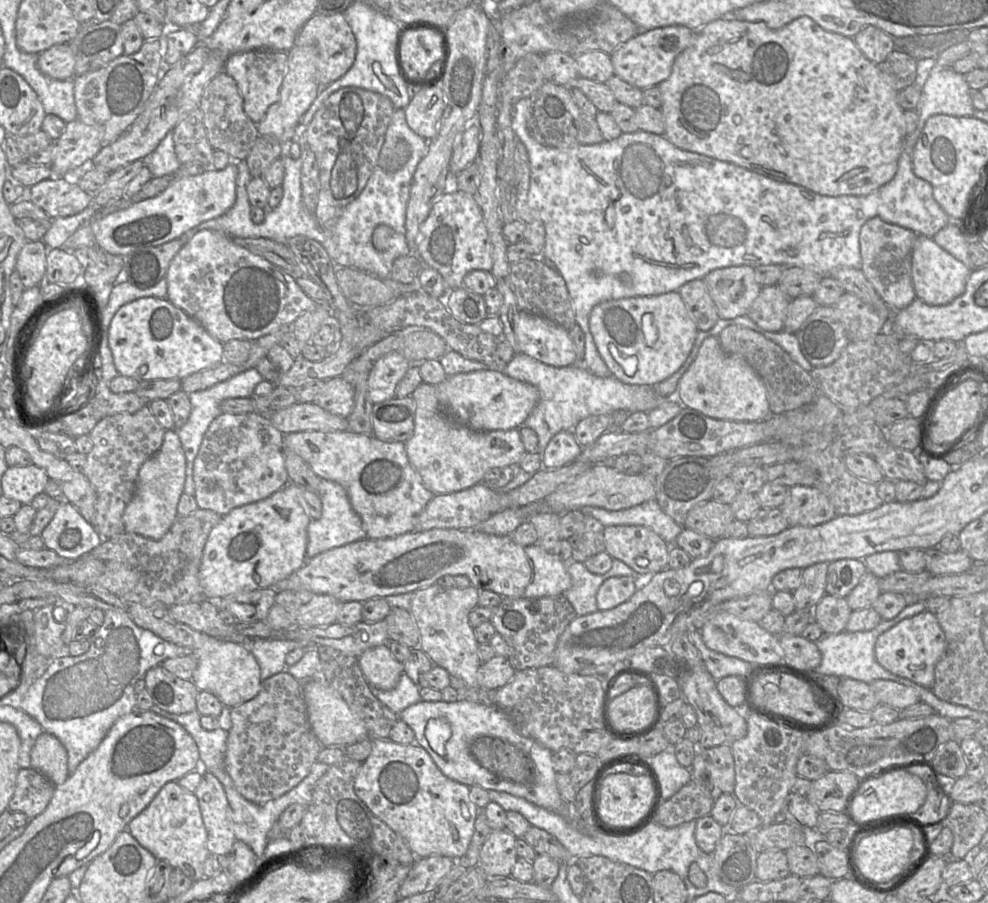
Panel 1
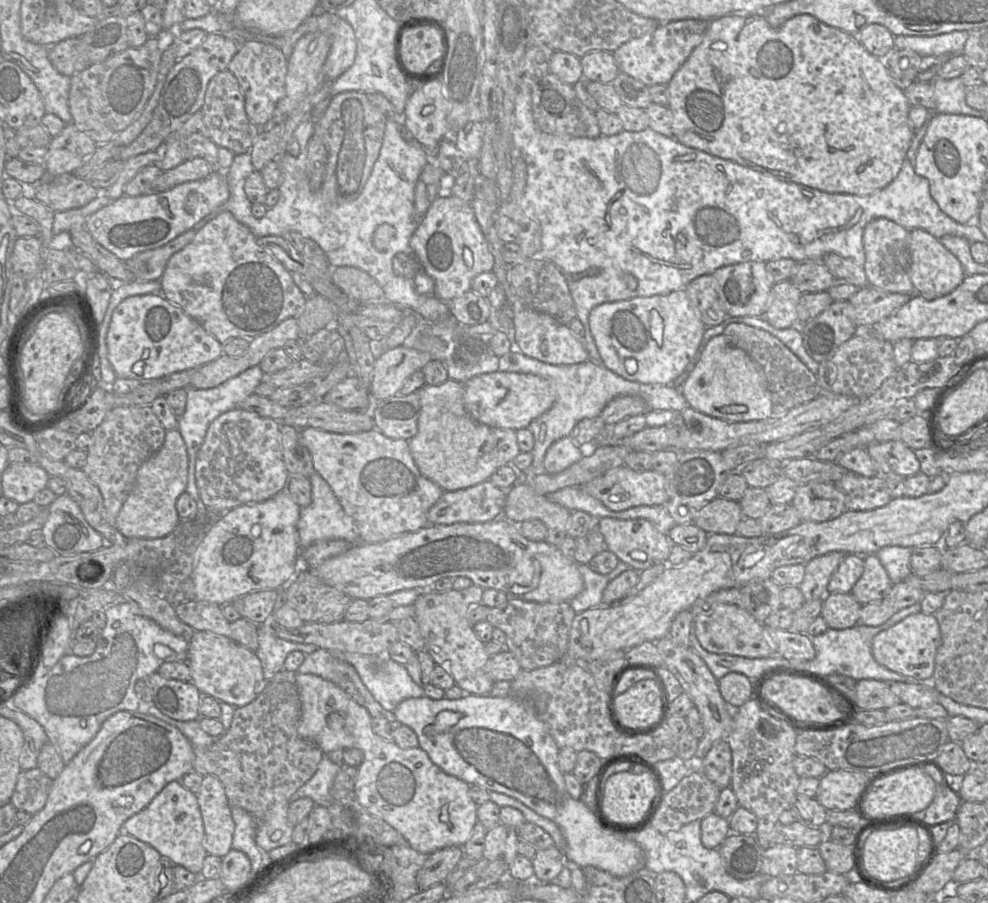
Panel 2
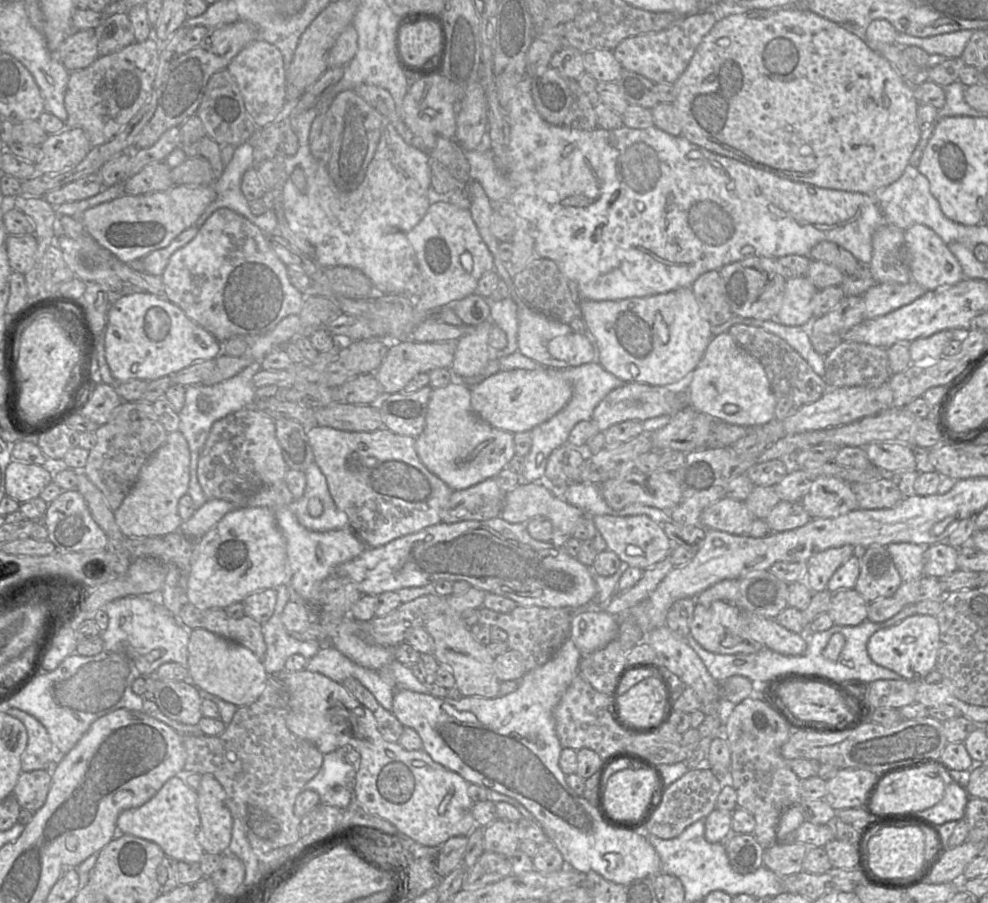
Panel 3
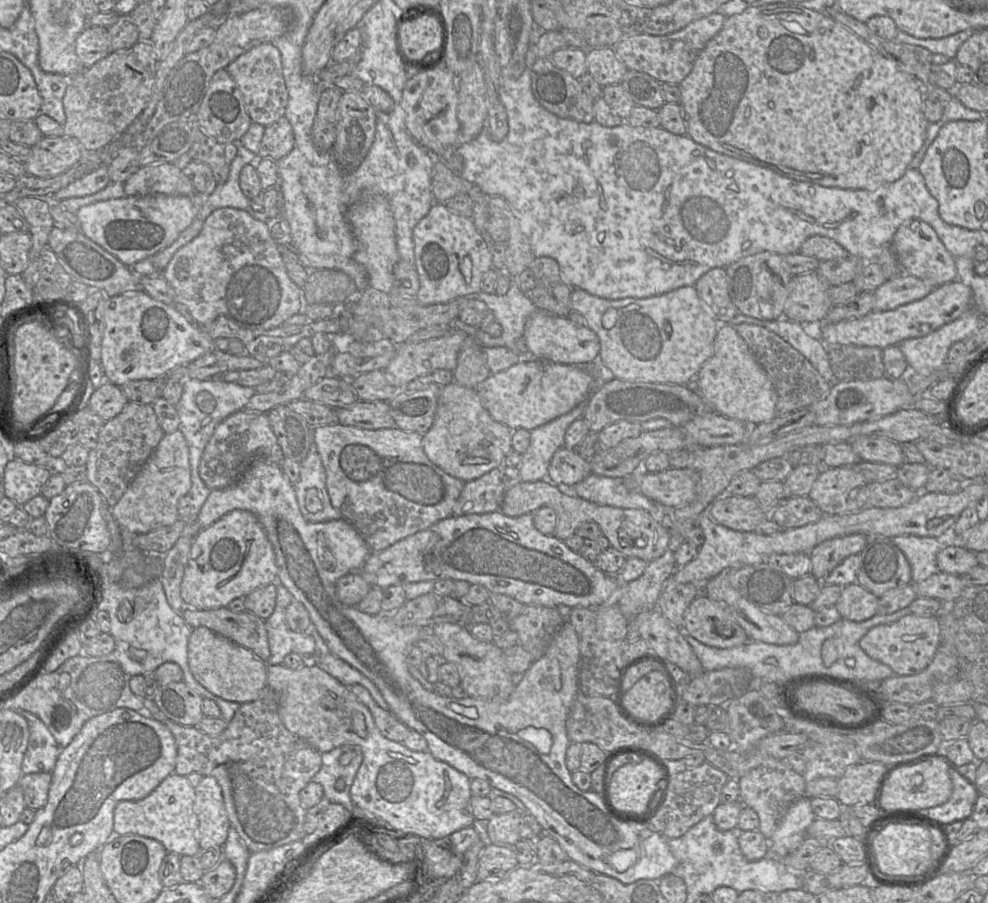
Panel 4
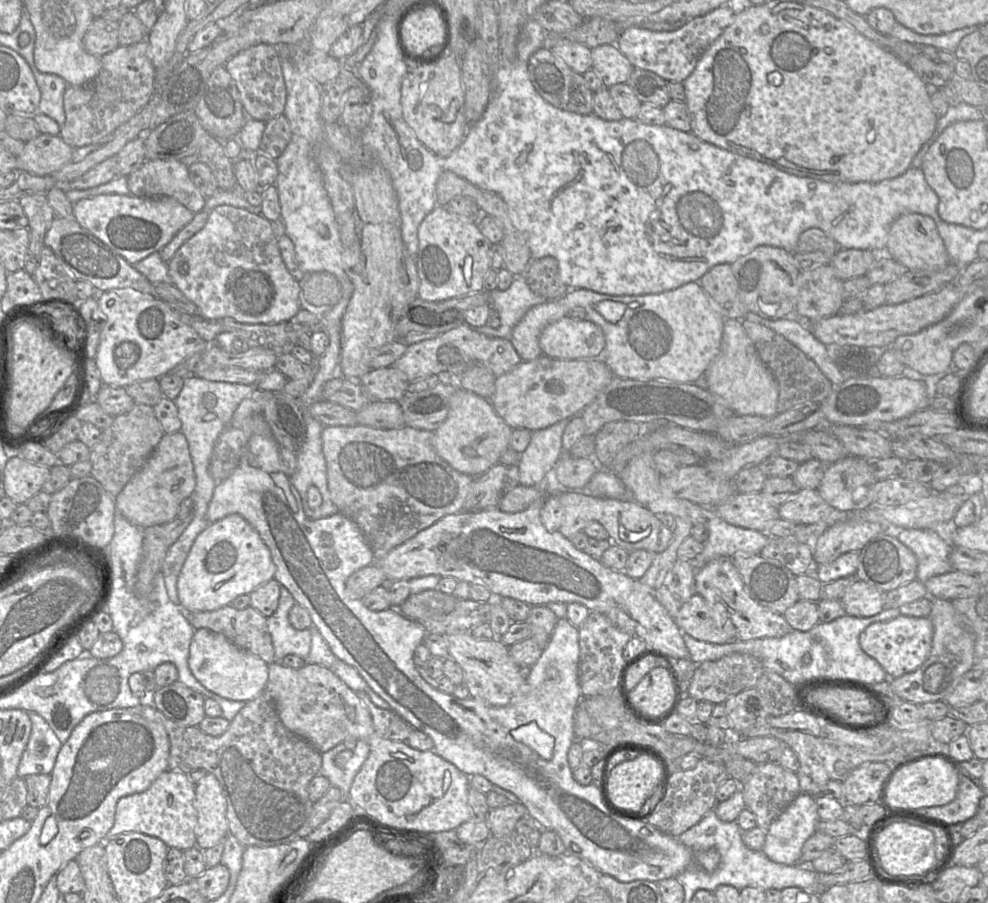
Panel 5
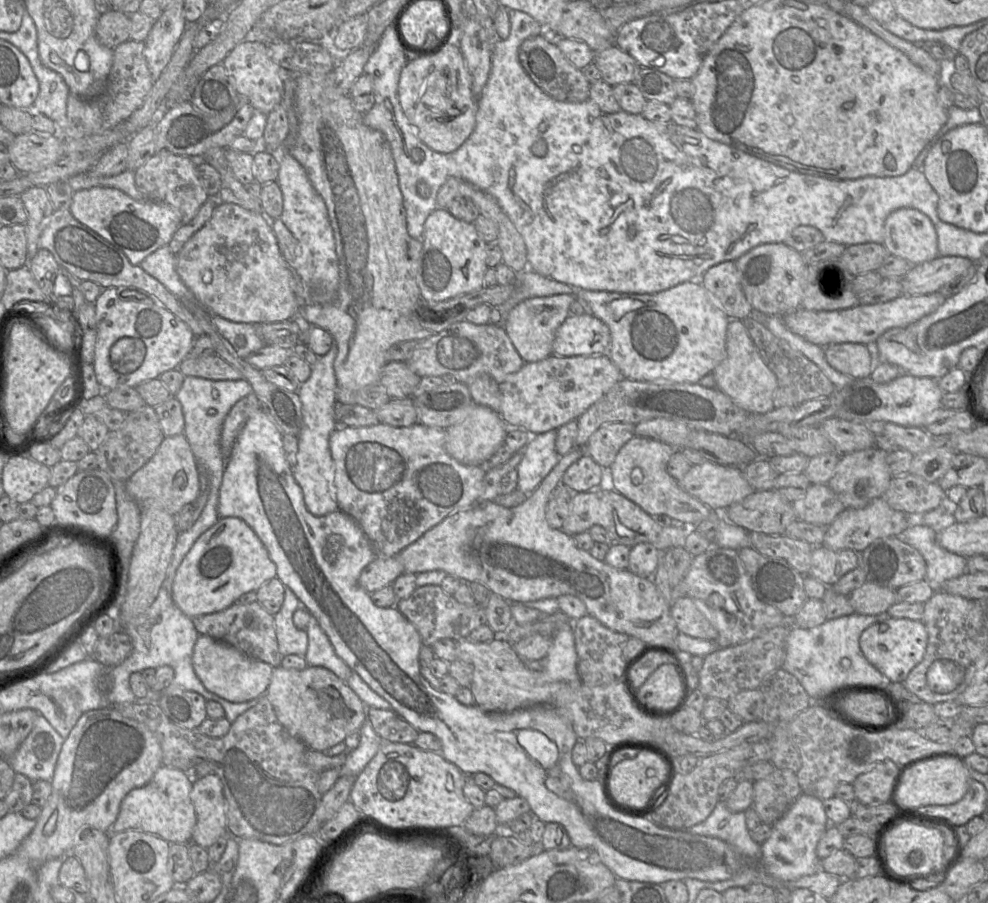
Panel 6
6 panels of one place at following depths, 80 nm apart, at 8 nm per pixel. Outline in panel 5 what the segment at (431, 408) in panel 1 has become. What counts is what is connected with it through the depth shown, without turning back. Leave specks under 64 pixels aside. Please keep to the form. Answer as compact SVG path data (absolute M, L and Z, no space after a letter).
M458 387L452 395L445 421L433 432L434 447L444 461L455 470L477 477L499 463L502 452L509 447L512 428L497 414L490 400Z

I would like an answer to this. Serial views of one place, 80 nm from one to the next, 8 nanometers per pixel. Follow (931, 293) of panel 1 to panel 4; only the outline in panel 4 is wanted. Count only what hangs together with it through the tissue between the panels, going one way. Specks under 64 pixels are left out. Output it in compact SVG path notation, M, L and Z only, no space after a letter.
M911 219L903 223L897 229L890 246L903 273L929 282L935 288L957 279L955 258L948 252L934 229L922 220Z

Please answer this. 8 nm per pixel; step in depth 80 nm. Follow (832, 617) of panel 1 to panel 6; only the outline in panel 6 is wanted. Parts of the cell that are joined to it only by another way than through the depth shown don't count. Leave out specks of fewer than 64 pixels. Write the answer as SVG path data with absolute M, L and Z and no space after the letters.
M866 581L849 594L849 601L857 614L878 615L897 602L896 590Z

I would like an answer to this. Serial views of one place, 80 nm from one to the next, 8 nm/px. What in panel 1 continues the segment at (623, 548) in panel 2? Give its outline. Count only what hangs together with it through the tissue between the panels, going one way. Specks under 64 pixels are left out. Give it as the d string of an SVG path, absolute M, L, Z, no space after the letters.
M606 526L604 539L605 551L637 572L642 581L668 567L671 545L648 527Z

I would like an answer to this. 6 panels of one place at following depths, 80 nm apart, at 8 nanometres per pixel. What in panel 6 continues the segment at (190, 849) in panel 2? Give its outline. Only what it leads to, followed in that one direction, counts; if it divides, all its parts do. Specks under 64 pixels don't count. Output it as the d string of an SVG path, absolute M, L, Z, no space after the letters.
M162 765L143 787L128 792L120 804L116 821L108 834L138 830L155 834L170 844L192 843L197 817L190 792L193 778L190 773Z

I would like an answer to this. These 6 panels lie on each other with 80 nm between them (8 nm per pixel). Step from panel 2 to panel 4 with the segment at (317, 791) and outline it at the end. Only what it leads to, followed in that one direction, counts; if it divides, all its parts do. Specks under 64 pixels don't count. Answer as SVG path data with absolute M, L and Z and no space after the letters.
M341 747L321 753L321 768L312 779L313 782L322 786L323 797L333 804L341 804L350 813L354 808L350 789L363 761L361 750L356 749L355 753L355 758L347 766L339 763L339 757L343 754Z

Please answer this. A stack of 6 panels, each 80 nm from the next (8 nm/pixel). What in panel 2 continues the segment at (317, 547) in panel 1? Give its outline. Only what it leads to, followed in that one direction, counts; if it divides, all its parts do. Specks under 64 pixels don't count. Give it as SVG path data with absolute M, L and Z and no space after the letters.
M316 471L310 475L309 480L311 483L312 501L309 506L301 508L297 525L300 551L313 543L326 540L343 539L349 543L360 543L358 528L352 518L344 511L327 481Z

